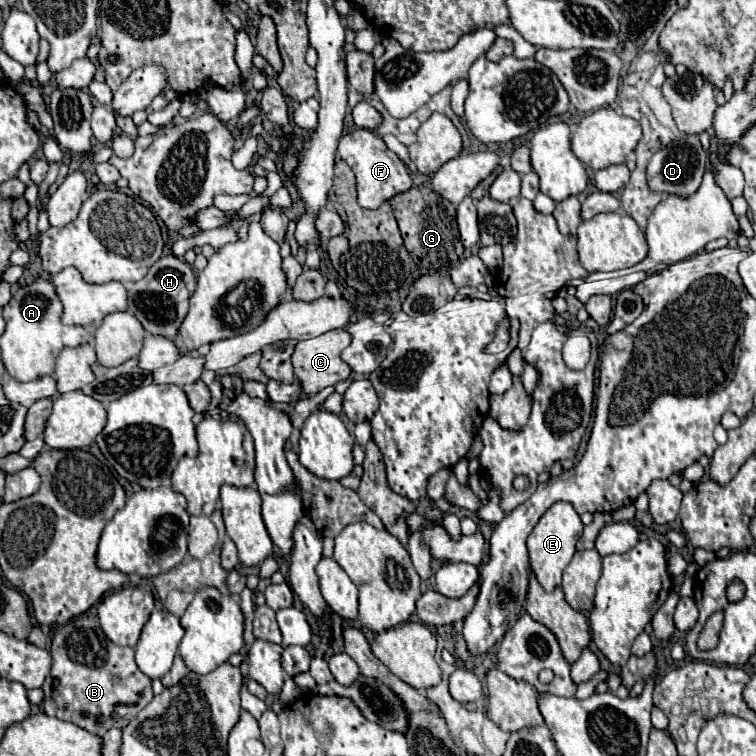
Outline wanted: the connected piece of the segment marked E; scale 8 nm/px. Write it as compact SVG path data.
M555 502L541 516L537 526L529 534L529 538L527 538L529 564L531 564L531 570L535 572L539 584L543 586L543 590L551 592L555 586L561 584L561 572L571 562L571 558L575 554L575 544L581 538L581 532L583 532L583 522L581 522L579 514L575 512L575 508L569 502Z

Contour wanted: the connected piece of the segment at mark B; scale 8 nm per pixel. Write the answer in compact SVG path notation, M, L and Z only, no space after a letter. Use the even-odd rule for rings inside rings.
M77 616L73 620L69 620L67 624L59 626L57 632L53 634L53 642L51 642L51 656L53 656L53 666L49 676L45 678L45 684L41 686L41 690L45 692L43 698L43 712L47 716L59 718L59 720L67 720L73 722L93 734L103 736L109 728L125 728L143 706L147 706L153 698L153 690L151 690L151 678L147 678L135 664L133 658L135 650L133 648L123 648L113 644L99 628L99 620L91 618L91 616Z

